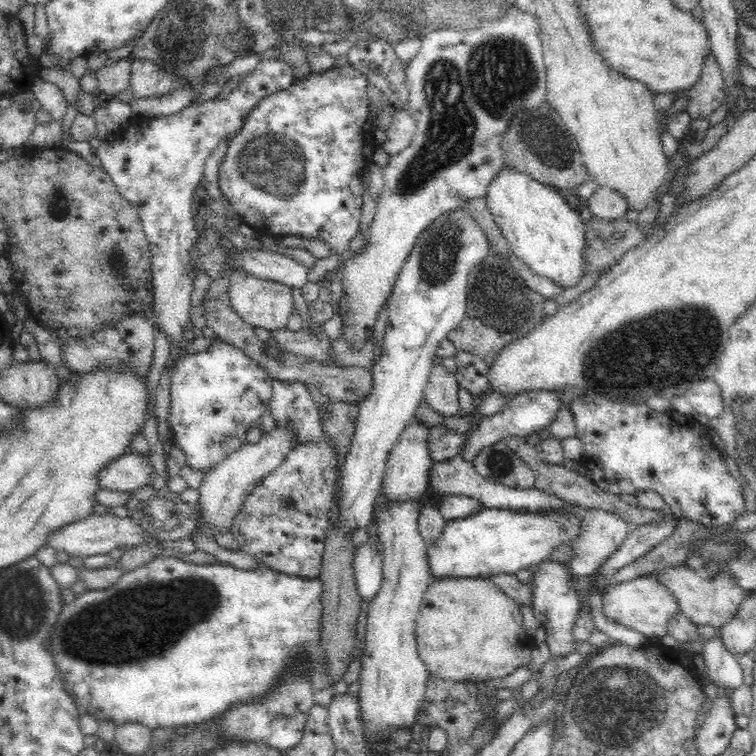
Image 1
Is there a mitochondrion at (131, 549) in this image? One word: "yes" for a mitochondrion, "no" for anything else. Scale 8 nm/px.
no

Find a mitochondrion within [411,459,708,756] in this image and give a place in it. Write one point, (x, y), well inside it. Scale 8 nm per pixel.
(616, 703)

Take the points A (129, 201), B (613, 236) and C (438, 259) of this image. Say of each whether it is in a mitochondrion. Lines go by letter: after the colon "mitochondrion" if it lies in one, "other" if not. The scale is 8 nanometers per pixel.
A: other
B: mitochondrion
C: mitochondrion

